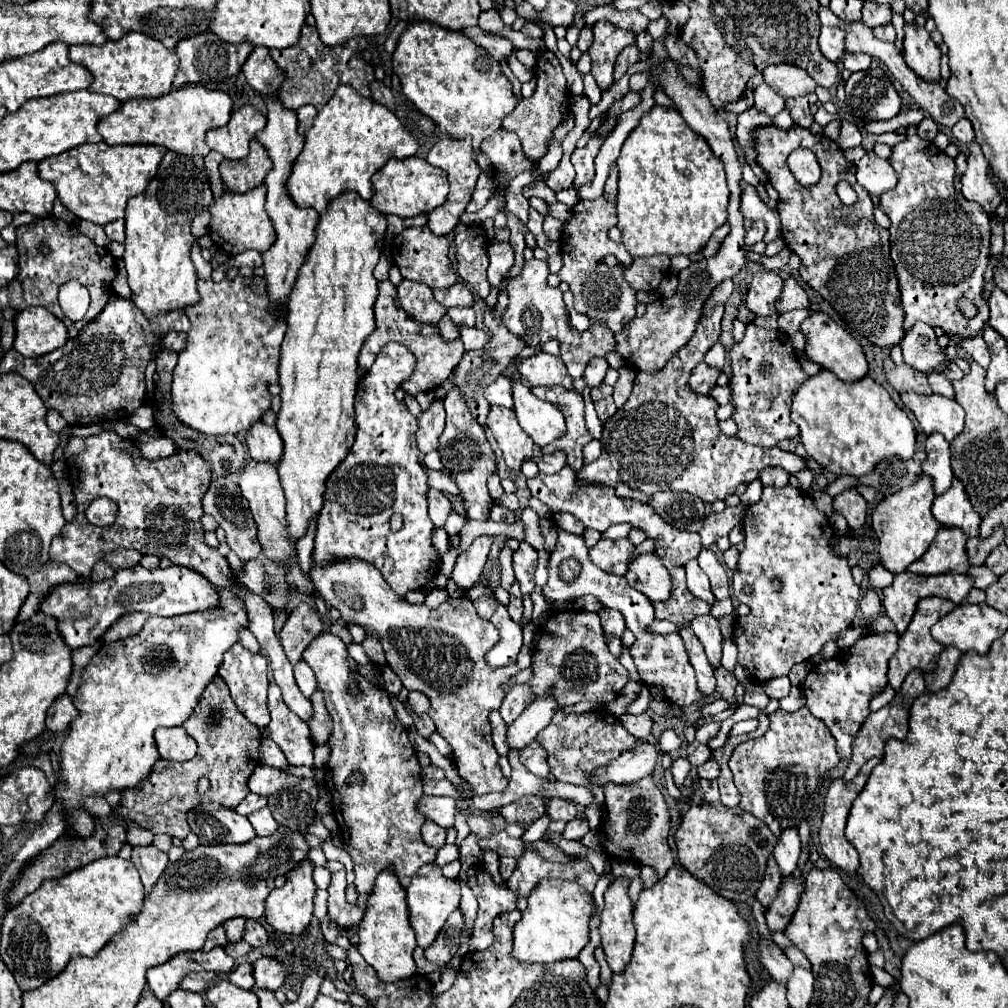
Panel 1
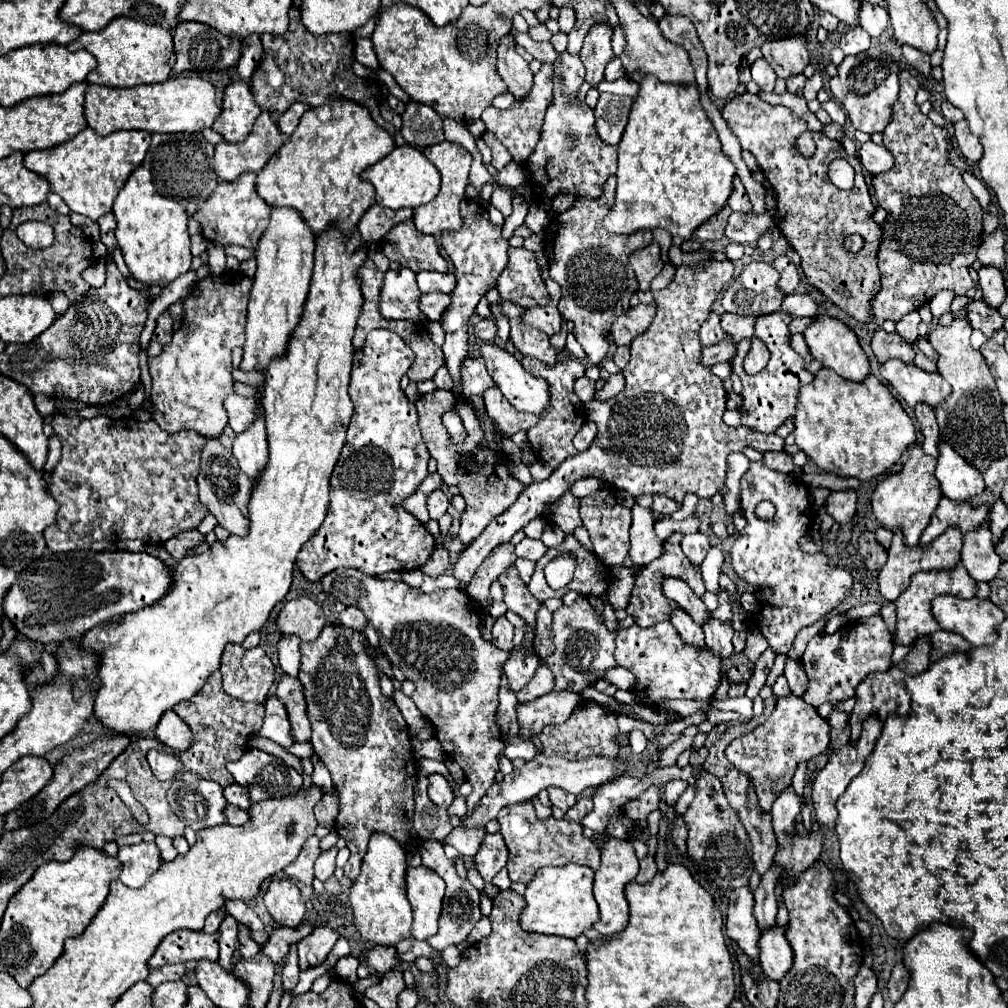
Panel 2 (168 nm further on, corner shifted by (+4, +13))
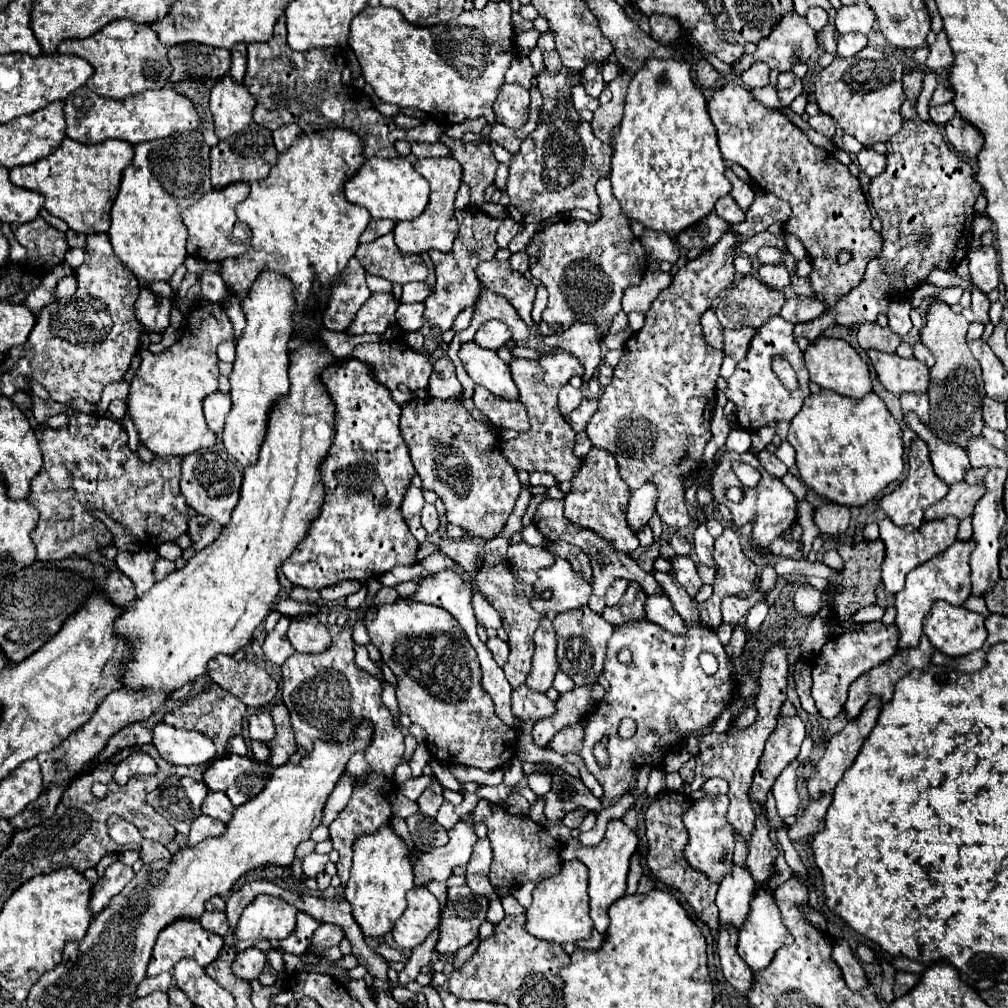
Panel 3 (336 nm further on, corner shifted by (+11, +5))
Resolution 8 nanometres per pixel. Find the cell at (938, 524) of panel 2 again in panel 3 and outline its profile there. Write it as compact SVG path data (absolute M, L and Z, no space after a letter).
M961 480L959 484L953 484L949 488L949 494L941 502L937 502L925 510L925 520L945 518L949 514L963 520L965 516L973 514L973 508L983 494L985 494L983 482L981 484L967 484L965 480Z

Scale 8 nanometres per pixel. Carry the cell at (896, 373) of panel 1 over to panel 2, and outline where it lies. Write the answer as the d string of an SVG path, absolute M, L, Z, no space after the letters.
M880 326L876 330L876 334L872 336L872 350L880 364L884 364L886 360L892 360L892 358L898 358L906 364L914 364L914 356L916 356L914 348L908 342L900 340L900 336L896 332L894 334L884 332Z

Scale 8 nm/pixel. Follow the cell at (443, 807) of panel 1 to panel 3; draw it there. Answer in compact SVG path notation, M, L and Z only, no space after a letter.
M433 782L417 800L419 804L419 812L423 816L429 816L429 818L435 818L439 806L443 804L443 786L439 782Z

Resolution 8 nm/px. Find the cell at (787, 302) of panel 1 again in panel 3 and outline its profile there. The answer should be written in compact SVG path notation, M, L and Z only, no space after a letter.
M761 264L759 266L759 278L767 286L773 286L777 290L783 290L791 282L791 276L789 276L785 264Z

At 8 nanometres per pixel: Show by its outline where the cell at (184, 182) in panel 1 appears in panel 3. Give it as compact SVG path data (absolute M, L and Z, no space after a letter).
M199 130L181 132L181 134L161 138L161 140L151 140L151 142L137 144L135 146L135 158L123 170L119 194L117 194L117 198L113 202L113 208L111 208L109 240L113 244L113 250L117 252L117 258L123 264L127 264L139 280L145 280L149 284L157 282L157 280L167 282L173 276L173 272L177 270L177 266L183 264L183 260L187 256L187 252L185 252L187 228L181 220L181 210L187 208L189 204L197 202L209 190L211 190L211 182L209 182L209 146L205 144Z

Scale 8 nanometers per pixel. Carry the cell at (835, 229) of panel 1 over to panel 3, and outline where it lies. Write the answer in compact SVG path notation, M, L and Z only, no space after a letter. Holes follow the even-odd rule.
M725 84L723 88L715 90L715 94L709 100L709 114L719 134L719 148L723 158L743 166L761 188L791 204L793 214L785 224L785 230L789 234L795 234L805 244L813 264L813 270L809 274L813 290L829 306L833 306L841 296L859 286L869 260L873 260L881 252L881 234L871 230L871 212L859 180L851 176L849 168L837 162L833 154L813 146L809 138L793 122L789 122L789 118L783 112L763 106L741 84ZM841 250L851 252L851 260L847 264L837 264L837 254Z

